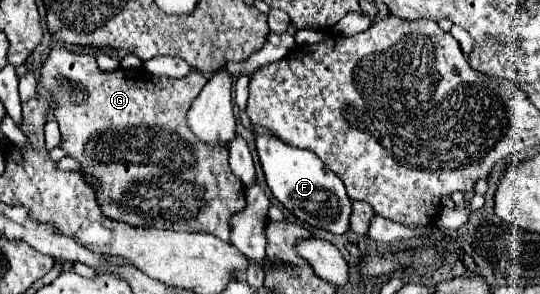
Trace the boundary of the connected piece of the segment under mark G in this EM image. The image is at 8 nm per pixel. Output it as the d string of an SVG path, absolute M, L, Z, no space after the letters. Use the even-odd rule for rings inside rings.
M58 45L50 51L42 67L42 83L48 91L52 89L56 101L54 115L62 131L62 147L68 151L70 157L78 159L92 177L102 181L102 189L96 191L96 199L106 217L124 221L132 227L156 227L194 233L206 231L224 241L230 241L230 217L246 207L242 181L234 177L228 165L226 147L222 149L220 145L206 145L204 141L198 141L194 133L190 133L190 127L186 127L186 113L206 81L208 79L196 70L181 79L152 76L144 69L116 69L110 73L102 73L94 55L76 55ZM58 75L84 85L90 93L88 99L80 105L72 103L70 93L56 83L54 77Z

